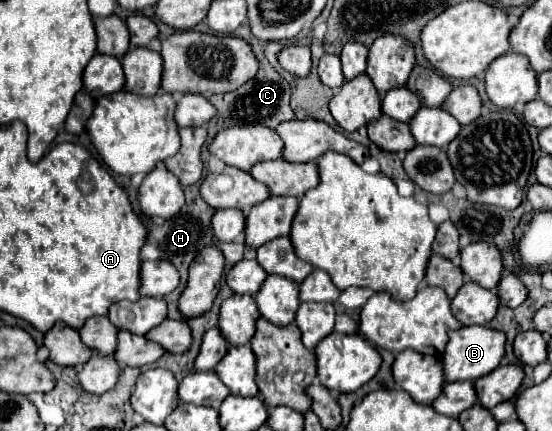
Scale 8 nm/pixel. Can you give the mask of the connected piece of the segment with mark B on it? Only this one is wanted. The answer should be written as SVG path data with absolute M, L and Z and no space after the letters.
M465 326L449 334L449 342L443 352L443 374L445 382L463 382L477 380L499 366L499 360L505 356L505 334L489 326Z

